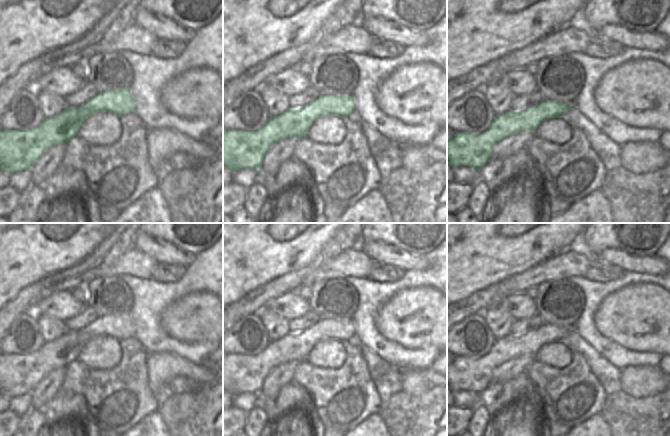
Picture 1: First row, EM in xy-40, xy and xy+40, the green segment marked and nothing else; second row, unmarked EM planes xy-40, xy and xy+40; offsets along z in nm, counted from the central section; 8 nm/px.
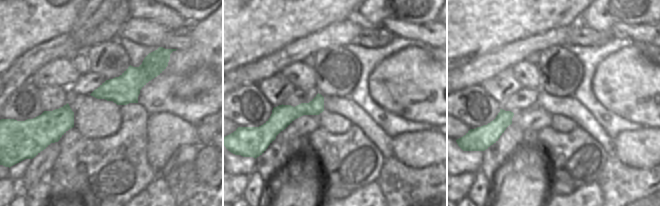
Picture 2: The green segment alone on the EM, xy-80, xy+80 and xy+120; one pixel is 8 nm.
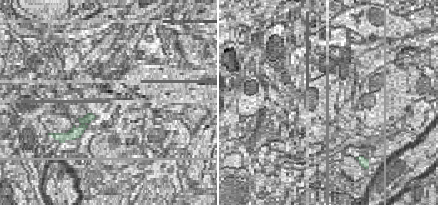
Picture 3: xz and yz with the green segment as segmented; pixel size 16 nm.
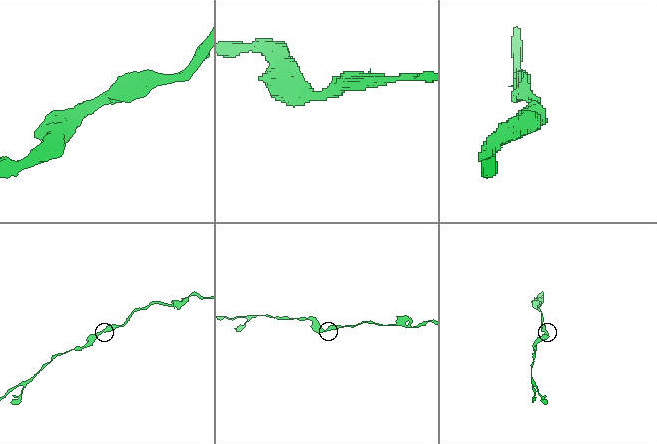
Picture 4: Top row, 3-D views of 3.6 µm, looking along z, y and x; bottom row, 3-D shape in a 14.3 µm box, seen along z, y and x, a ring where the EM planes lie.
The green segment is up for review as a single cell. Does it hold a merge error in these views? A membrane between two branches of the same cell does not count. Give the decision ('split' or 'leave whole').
leave whole

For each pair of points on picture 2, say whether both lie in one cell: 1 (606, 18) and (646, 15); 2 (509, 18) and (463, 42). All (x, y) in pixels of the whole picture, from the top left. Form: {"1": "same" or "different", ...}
{"1": "same", "2": "same"}

